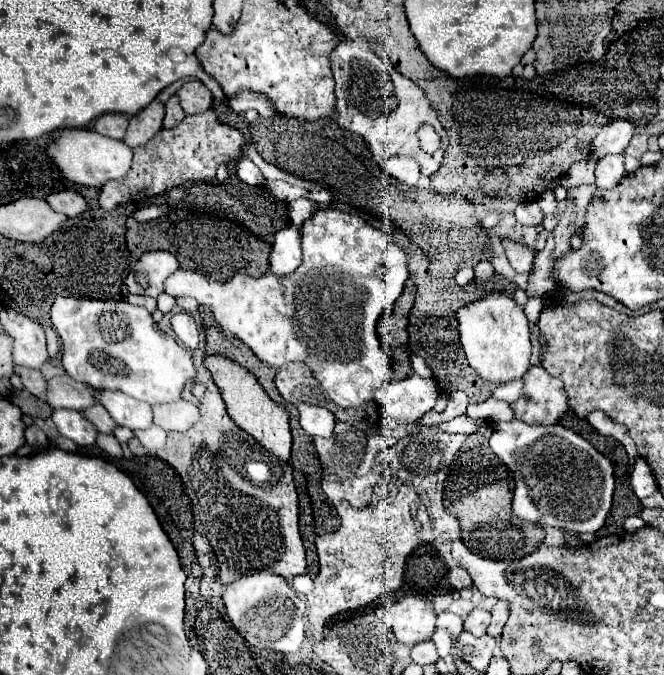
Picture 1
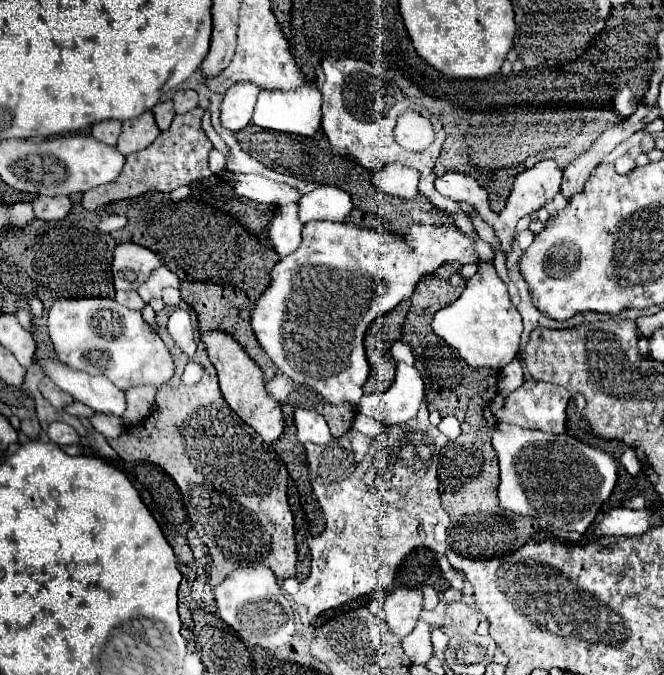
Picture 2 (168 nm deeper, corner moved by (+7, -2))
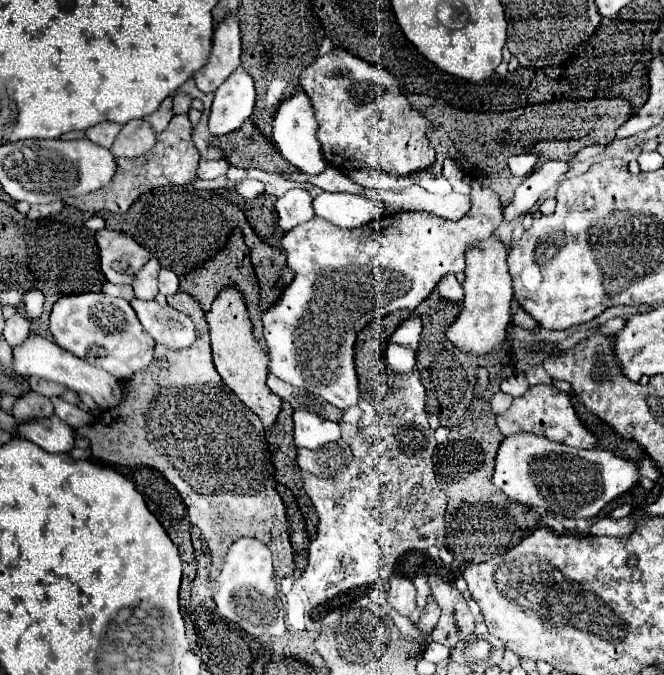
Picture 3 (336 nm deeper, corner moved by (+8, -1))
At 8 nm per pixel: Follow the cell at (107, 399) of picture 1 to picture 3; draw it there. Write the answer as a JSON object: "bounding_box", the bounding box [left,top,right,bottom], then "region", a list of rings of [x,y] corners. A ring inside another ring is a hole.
{"bounding_box":[12,335,124,409],"region":[[[30,335],[20,347],[16,347],[12,351],[14,351],[14,369],[22,377],[34,377],[36,375],[40,379],[48,379],[48,381],[66,385],[74,393],[86,393],[96,401],[96,405],[100,409],[114,409],[116,405],[120,405],[120,401],[124,401],[124,387],[122,387],[120,379],[112,377],[110,373],[106,373],[100,367],[86,363],[80,357],[74,357],[72,353],[64,353],[64,349],[60,349],[58,345],[54,345],[46,337]]]}

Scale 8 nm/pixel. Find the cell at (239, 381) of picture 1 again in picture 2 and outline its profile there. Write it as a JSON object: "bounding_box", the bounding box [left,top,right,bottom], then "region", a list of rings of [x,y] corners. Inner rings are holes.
{"bounding_box":[201,330,283,444],"region":[[[209,330],[201,338],[207,346],[209,360],[217,368],[219,388],[227,398],[227,404],[241,416],[243,422],[253,426],[265,438],[267,444],[275,442],[283,432],[283,414],[279,402],[269,398],[269,394],[263,388],[263,370],[259,368],[259,364],[255,364],[249,358],[249,354],[241,348],[241,344],[225,330]]]}

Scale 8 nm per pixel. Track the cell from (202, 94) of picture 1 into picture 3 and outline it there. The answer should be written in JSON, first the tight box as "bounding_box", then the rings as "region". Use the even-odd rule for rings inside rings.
{"bounding_box":[174,91,192,113],"region":[[[178,91],[174,95],[174,113],[188,113],[190,111],[190,103],[192,103],[192,97]]]}

